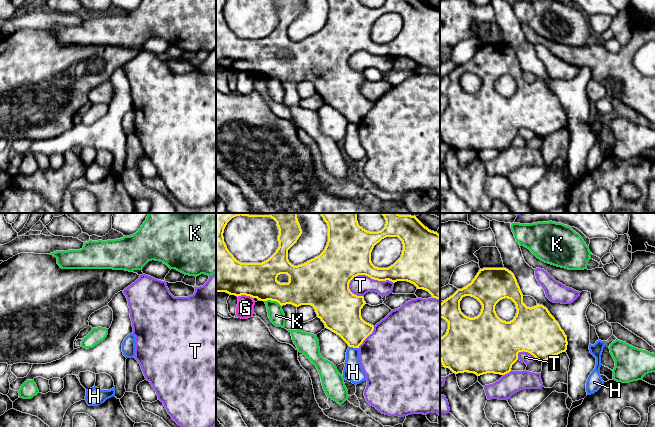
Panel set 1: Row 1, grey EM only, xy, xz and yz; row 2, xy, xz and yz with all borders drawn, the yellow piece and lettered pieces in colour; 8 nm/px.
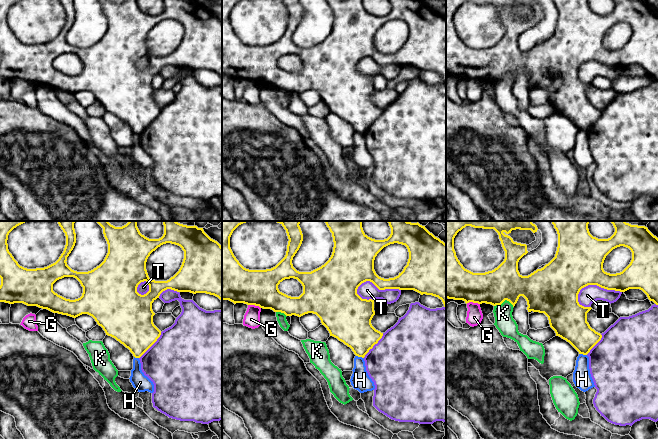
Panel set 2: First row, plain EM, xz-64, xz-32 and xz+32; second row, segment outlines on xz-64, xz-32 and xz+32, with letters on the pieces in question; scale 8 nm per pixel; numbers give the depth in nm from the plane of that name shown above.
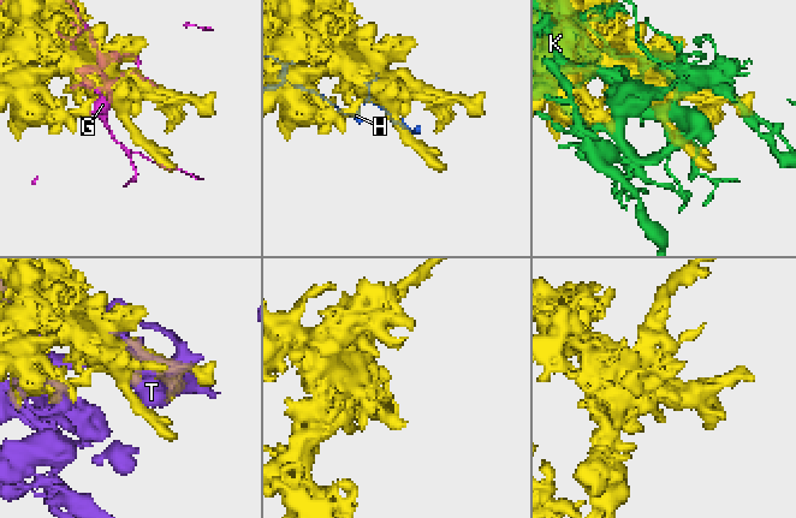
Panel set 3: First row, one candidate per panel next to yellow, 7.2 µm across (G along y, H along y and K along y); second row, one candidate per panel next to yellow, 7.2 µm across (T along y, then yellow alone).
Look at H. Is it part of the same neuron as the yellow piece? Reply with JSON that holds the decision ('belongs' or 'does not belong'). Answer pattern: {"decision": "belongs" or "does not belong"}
{"decision": "does not belong"}

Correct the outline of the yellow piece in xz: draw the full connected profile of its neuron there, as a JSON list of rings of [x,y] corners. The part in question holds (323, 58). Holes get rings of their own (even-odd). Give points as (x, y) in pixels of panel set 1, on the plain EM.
[[[216,0],[216,68],[226,68],[237,73],[246,71],[260,77],[276,77],[281,82],[311,81],[325,104],[339,111],[349,123],[359,124],[374,106],[374,102],[361,93],[361,85],[366,80],[364,73],[353,70],[349,65],[349,59],[354,53],[366,51],[374,56],[389,56],[393,59],[407,57],[440,76],[440,11],[423,0],[385,0],[378,8],[367,7],[359,0],[327,0],[328,18],[324,27],[298,42],[289,38],[288,26],[302,10],[300,0],[277,0],[279,23],[262,39],[241,39],[234,34],[224,18],[226,1]],[[386,13],[398,13],[402,17],[402,30],[390,43],[378,44],[371,38],[371,28]],[[280,50],[287,50],[289,58],[278,58]]]

